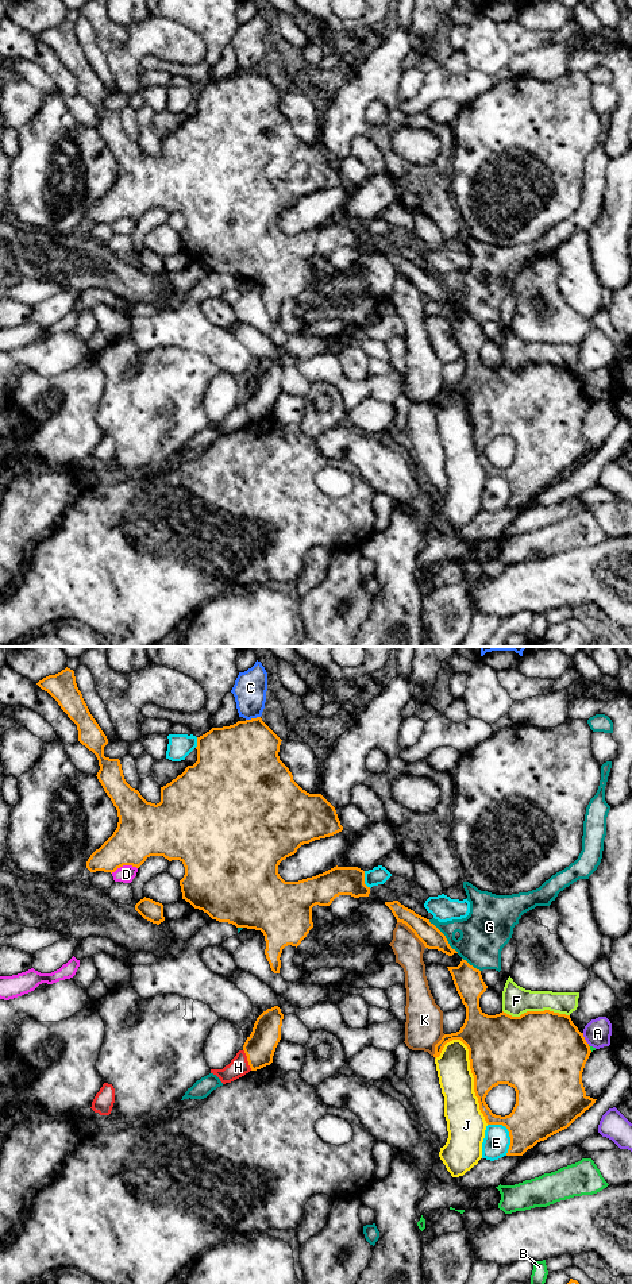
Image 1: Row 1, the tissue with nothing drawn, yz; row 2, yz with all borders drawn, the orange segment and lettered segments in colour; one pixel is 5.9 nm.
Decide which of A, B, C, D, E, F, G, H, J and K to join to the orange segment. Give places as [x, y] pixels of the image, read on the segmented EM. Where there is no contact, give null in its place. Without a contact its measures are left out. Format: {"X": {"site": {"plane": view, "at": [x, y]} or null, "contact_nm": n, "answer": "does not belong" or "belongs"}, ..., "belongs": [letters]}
{"A": {"site": {"plane": "yz", "at": [584, 1038]}, "contact_nm": 80, "answer": "does not belong"}, "B": {"site": {"plane": "yz", "at": [589, 1048]}, "contact_nm": 50, "answer": "does not belong"}, "C": {"site": {"plane": "yz", "at": [253, 718]}, "contact_nm": 90, "answer": "does not belong"}, "D": {"site": {"plane": "yz", "at": [123, 864]}, "contact_nm": 160, "answer": "does not belong"}, "E": {"site": {"plane": "yz", "at": [509, 1133]}, "contact_nm": 220, "answer": "does not belong"}, "F": {"site": {"plane": "yz", "at": [536, 1011]}, "contact_nm": 400, "answer": "does not belong"}, "G": {"site": {"plane": "yz", "at": [444, 937]}, "contact_nm": 260, "answer": "does not belong"}, "H": {"site": {"plane": "yz", "at": [247, 1060]}, "contact_nm": 140, "answer": "does not belong"}, "J": {"site": {"plane": "yz", "at": [474, 1079]}, "contact_nm": 550, "answer": "does not belong"}, "K": {"site": {"plane": "yz", "at": [412, 930]}, "contact_nm": 240, "answer": "does not belong"}, "belongs": []}

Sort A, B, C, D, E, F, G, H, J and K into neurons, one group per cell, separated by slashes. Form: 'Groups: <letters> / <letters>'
Groups: A / B / C / D / E / F G / H / J / K

